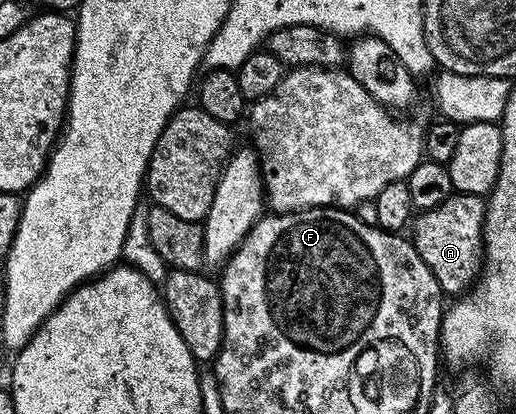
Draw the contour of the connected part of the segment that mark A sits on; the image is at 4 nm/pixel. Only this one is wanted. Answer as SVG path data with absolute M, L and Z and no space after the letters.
M453 193L442 204L422 211L412 220L411 242L423 257L427 269L435 273L446 296L460 297L477 282L483 266L483 240L485 237L486 196Z

